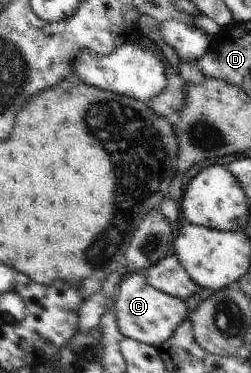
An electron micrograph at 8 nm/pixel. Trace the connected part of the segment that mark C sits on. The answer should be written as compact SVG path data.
M144 273L123 276L113 307L117 309L120 331L132 338L158 348L190 315L186 301L148 285Z

